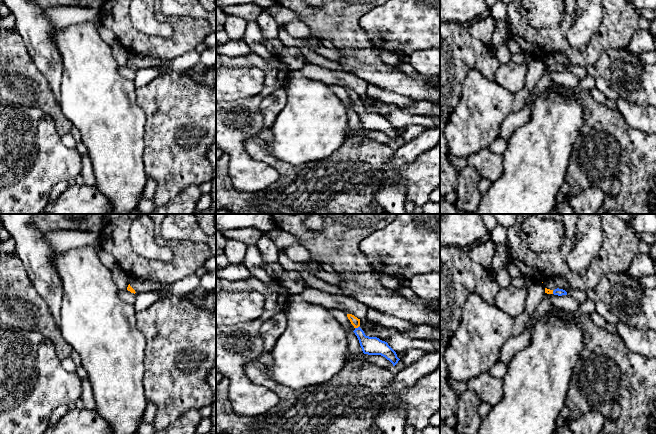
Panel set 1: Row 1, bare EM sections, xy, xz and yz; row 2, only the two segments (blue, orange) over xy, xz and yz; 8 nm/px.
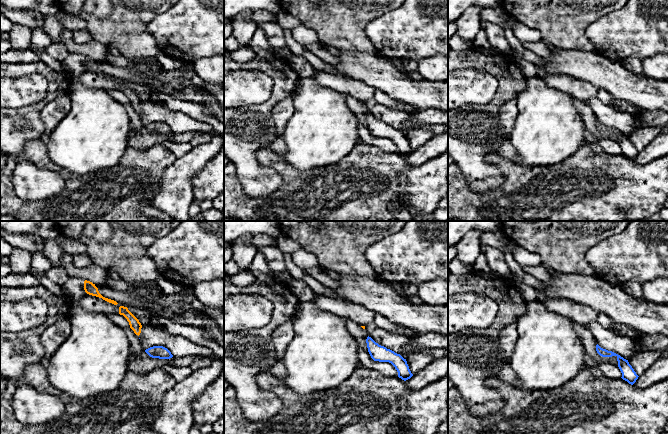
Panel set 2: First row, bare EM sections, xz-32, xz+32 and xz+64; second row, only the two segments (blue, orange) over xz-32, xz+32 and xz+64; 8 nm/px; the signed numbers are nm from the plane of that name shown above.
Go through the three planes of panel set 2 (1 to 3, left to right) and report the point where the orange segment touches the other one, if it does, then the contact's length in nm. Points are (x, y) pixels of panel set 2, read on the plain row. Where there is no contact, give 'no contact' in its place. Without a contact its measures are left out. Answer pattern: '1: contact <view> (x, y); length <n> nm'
1: no contact
2: no contact
3: no contact

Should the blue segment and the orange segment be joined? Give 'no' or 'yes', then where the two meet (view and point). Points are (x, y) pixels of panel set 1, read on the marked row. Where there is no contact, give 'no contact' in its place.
yes | xz (356, 328)

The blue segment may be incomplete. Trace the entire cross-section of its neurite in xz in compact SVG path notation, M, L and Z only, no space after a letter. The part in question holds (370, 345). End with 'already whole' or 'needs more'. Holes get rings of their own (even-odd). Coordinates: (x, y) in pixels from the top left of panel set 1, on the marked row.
M347 314L347 317L355 328L353 332L357 336L364 354L381 355L389 360L393 366L398 363L400 359L397 357L396 352L388 345L387 342L382 341L377 337L366 336L364 331L359 327L360 319L352 314Z; needs more

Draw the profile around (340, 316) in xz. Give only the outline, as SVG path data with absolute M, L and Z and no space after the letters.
M329 309L330 313L335 317L335 319L344 327L344 329L355 330L354 326L351 324L350 320L347 317L347 314L338 309Z

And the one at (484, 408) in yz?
M482 401L479 406L479 414L481 419L486 418L491 410L491 405L485 401Z

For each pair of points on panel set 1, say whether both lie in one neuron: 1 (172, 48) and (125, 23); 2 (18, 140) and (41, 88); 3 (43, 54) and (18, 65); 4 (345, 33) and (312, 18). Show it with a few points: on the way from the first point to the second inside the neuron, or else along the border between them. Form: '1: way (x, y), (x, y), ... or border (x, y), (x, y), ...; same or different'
1: way (160, 47), (144, 45), (134, 35); same
2: border (15, 103), (41, 108), (53, 120); different
3: border (22, 37), (32, 61), (45, 78); different
4: way (337, 25), (334, 22), (323, 22), (320, 20); same

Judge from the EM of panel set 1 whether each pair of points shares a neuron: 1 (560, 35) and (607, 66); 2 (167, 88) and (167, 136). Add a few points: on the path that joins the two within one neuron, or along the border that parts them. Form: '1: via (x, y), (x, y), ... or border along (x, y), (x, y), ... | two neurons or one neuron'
1: border along (619, 48), (605, 49), (586, 68) | two neurons
2: via (169, 100), (170, 115), (168, 117), (168, 124) | one neuron

